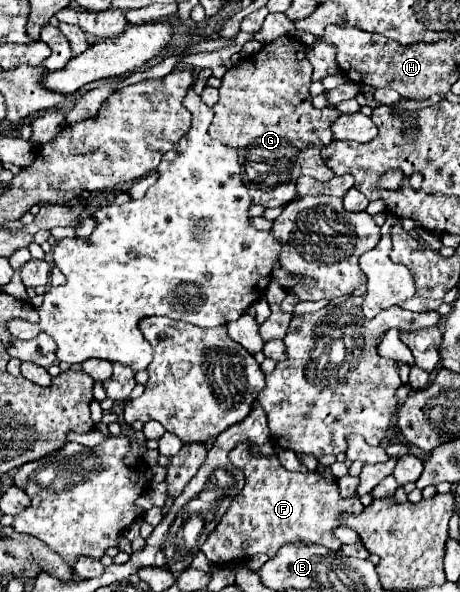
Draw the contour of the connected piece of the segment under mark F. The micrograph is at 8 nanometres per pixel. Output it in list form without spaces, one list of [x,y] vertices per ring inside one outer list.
[[[242,442],[230,452],[230,462],[246,476],[246,486],[202,544],[206,558],[212,564],[248,560],[258,552],[272,558],[282,544],[294,540],[318,542],[330,550],[340,550],[342,542],[334,538],[334,530],[340,526],[340,514],[360,514],[364,510],[358,496],[344,500],[338,494],[336,478],[324,478],[318,472],[290,472],[280,464],[276,454],[256,456],[250,448],[250,442]]]

